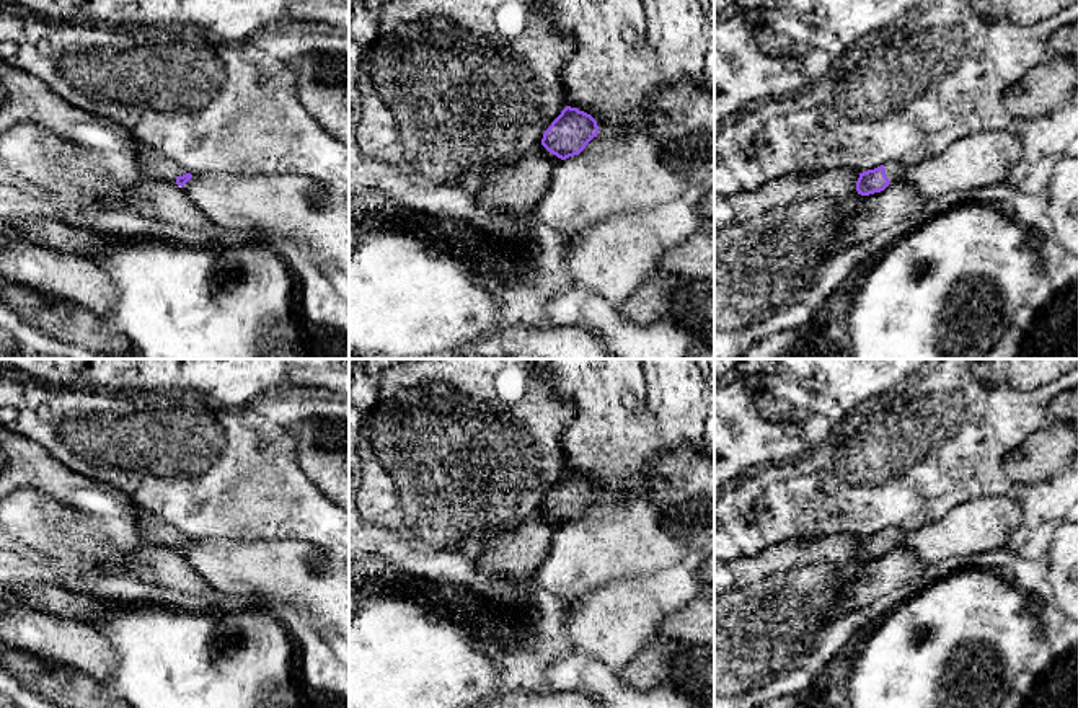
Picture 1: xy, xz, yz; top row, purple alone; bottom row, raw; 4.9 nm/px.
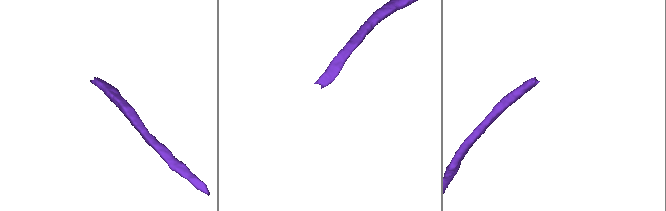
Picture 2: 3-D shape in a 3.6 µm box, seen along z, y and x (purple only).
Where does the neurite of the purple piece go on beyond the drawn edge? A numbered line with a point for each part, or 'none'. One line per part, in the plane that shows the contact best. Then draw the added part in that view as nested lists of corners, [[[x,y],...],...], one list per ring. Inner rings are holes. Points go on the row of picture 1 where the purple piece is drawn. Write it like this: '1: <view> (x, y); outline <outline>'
1: yz (894, 172); outline [[[895,162],[886,163],[884,168],[890,184],[900,181],[905,171],[905,166]]]

